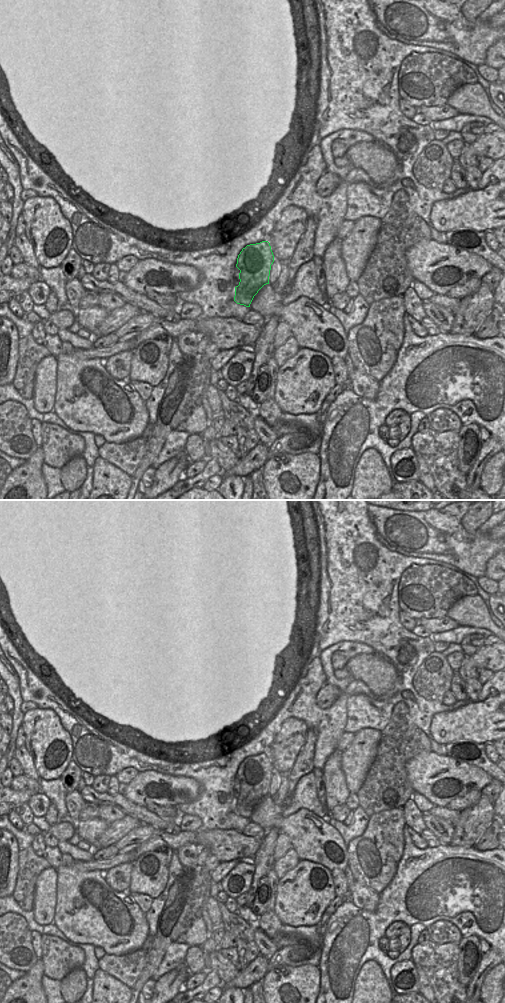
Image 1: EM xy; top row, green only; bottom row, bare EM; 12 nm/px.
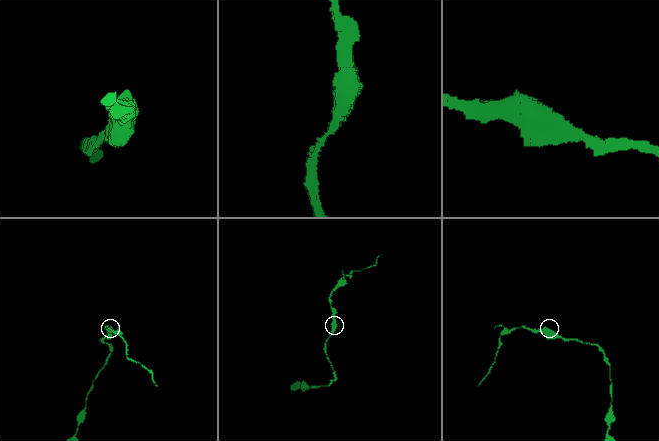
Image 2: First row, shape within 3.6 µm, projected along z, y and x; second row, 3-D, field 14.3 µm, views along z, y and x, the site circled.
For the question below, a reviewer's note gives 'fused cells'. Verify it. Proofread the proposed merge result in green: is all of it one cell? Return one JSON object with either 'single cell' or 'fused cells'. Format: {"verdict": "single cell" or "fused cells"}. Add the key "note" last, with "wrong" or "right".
{"verdict": "fused cells", "note": "right"}

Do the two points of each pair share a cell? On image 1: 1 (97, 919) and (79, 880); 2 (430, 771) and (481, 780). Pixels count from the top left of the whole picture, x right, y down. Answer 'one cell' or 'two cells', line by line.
1: one cell
2: one cell

